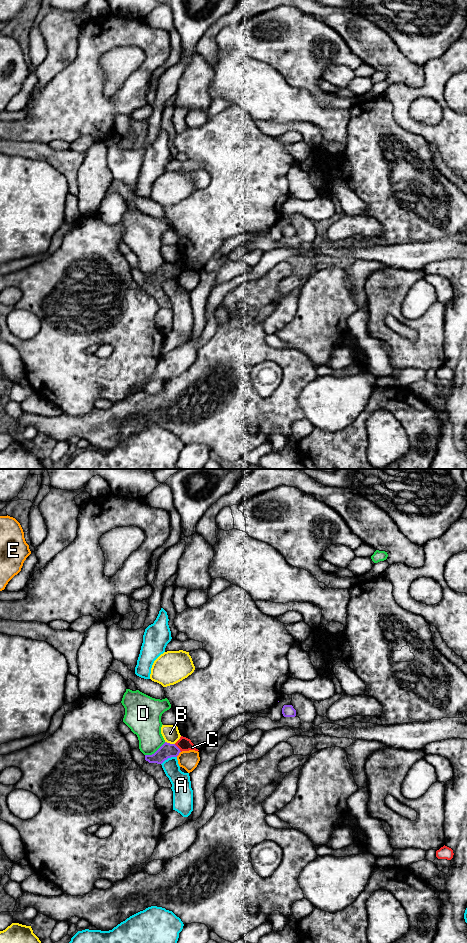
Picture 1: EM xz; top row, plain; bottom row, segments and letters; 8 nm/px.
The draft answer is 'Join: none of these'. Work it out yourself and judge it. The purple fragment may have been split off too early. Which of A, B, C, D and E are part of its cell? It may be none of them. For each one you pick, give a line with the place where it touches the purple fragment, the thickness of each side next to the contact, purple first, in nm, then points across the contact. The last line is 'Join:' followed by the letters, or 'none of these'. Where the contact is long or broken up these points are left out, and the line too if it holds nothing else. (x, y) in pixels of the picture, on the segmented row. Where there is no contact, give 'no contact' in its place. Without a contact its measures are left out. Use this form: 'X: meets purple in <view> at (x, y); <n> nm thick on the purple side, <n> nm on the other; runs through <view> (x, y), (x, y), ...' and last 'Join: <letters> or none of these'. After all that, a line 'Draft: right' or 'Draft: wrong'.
Join: none of these
Draft: right

